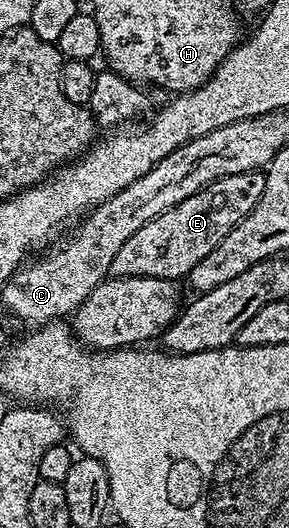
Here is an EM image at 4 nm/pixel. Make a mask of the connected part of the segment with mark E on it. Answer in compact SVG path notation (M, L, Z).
M262 171L239 172L235 176L220 178L204 186L195 196L187 196L175 208L167 208L155 220L143 224L123 248L111 260L110 275L114 278L123 276L151 276L152 278L172 278L174 280L184 279L259 204L259 196L263 196L263 184L265 175Z

